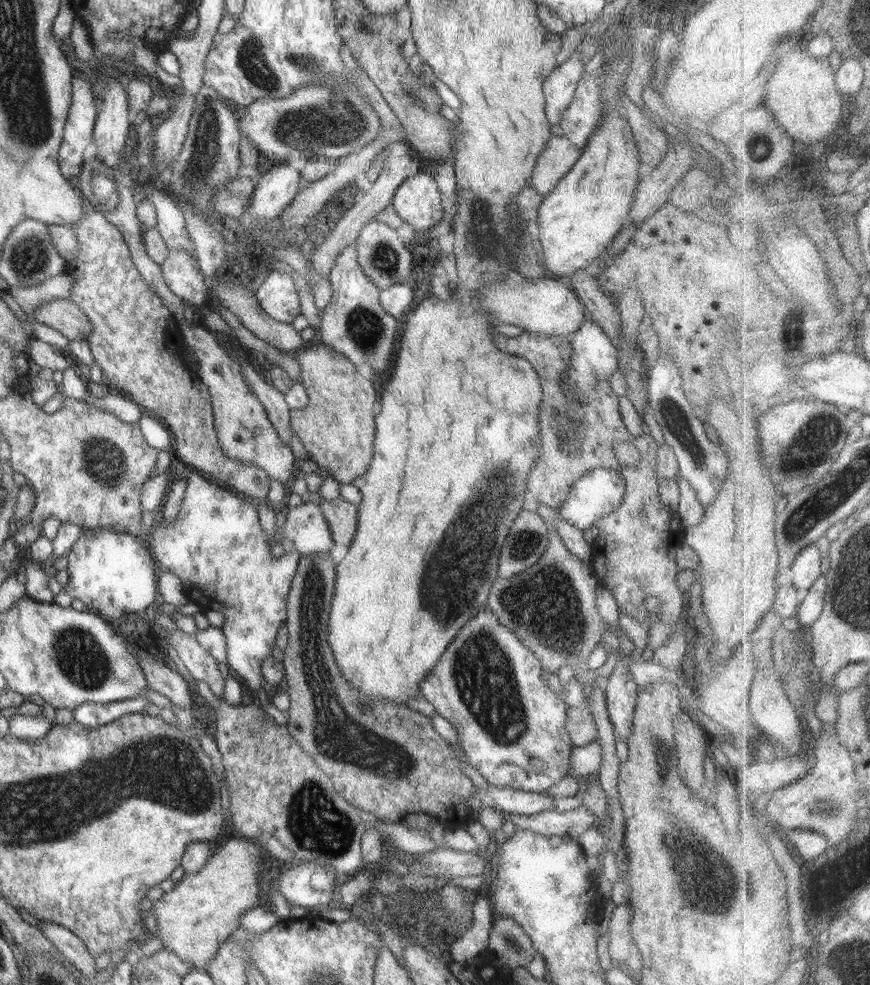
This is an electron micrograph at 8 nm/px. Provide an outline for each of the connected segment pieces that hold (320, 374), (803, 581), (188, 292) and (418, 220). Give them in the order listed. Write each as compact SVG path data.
M318 340L306 348L296 352L296 359L300 365L300 378L309 396L309 403L303 408L290 411L290 425L297 437L304 444L311 460L318 467L326 469L340 485L352 483L355 478L368 471L371 464L375 442L375 418L381 412L378 402L378 392L374 388L372 379L356 369L356 365L343 354L321 344Z
M814 543L806 547L806 550L800 554L800 558L794 564L794 572L796 572L796 586L800 590L800 598L804 600L808 596L808 592L812 590L816 580L822 575L822 550L824 543Z
M172 251L168 253L168 257L161 264L162 277L166 281L168 288L176 294L178 298L181 298L186 304L193 306L202 306L208 299L209 284L207 278L202 273L202 269L199 267L199 259L192 257L188 251Z
M420 172L416 176L410 174L408 182L396 189L392 208L414 231L430 232L444 216L440 197L441 193L432 173Z

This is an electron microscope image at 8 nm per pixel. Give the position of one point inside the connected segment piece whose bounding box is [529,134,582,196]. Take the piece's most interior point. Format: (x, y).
(559, 155)

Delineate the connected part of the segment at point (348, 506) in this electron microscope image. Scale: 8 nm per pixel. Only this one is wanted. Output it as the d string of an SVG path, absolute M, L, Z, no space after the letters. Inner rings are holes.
M322 500L320 510L328 521L330 534L335 544L350 546L358 524L358 508L356 505L343 500Z

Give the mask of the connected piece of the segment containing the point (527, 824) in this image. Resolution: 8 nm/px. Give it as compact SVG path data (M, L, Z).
M586 806L570 812L542 811L535 815L510 815L508 819L518 829L528 829L542 836L566 836L577 839L590 827L597 825L594 813Z

